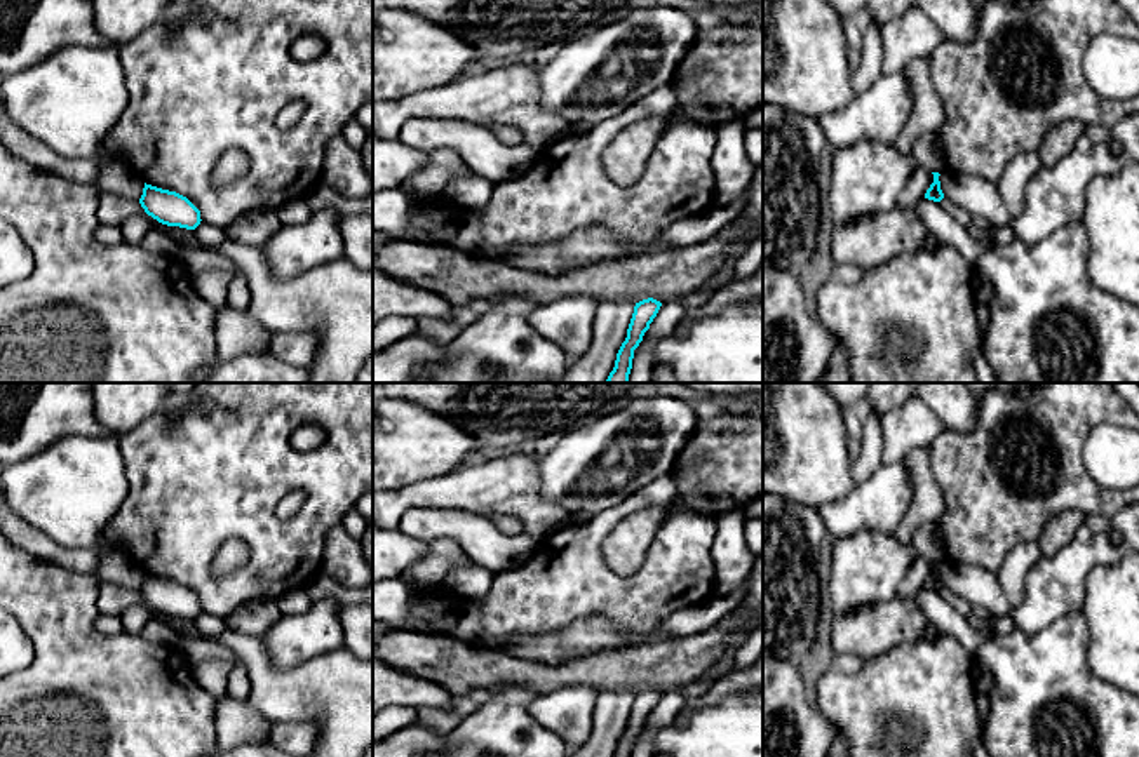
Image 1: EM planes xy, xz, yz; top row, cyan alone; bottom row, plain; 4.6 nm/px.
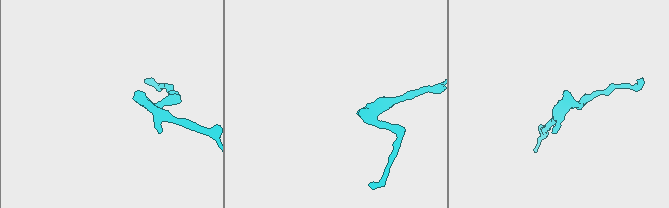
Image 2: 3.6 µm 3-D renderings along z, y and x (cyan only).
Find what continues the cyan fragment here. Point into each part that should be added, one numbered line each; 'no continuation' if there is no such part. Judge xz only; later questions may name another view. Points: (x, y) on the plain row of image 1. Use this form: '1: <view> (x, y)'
no continuation

